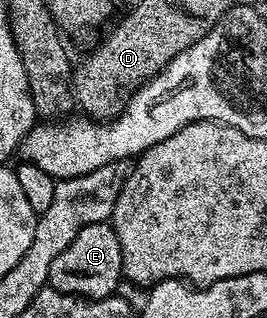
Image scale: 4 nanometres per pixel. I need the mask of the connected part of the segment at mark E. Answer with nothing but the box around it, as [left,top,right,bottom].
[48,222,122,298]

